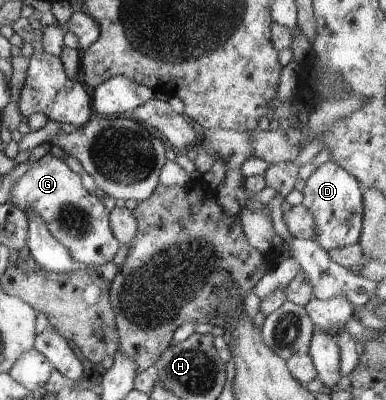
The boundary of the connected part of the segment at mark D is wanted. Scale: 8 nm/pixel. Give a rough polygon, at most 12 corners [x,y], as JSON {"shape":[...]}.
{"shape":[[331,160],[305,181],[311,239],[326,252],[358,243],[364,187]]}

